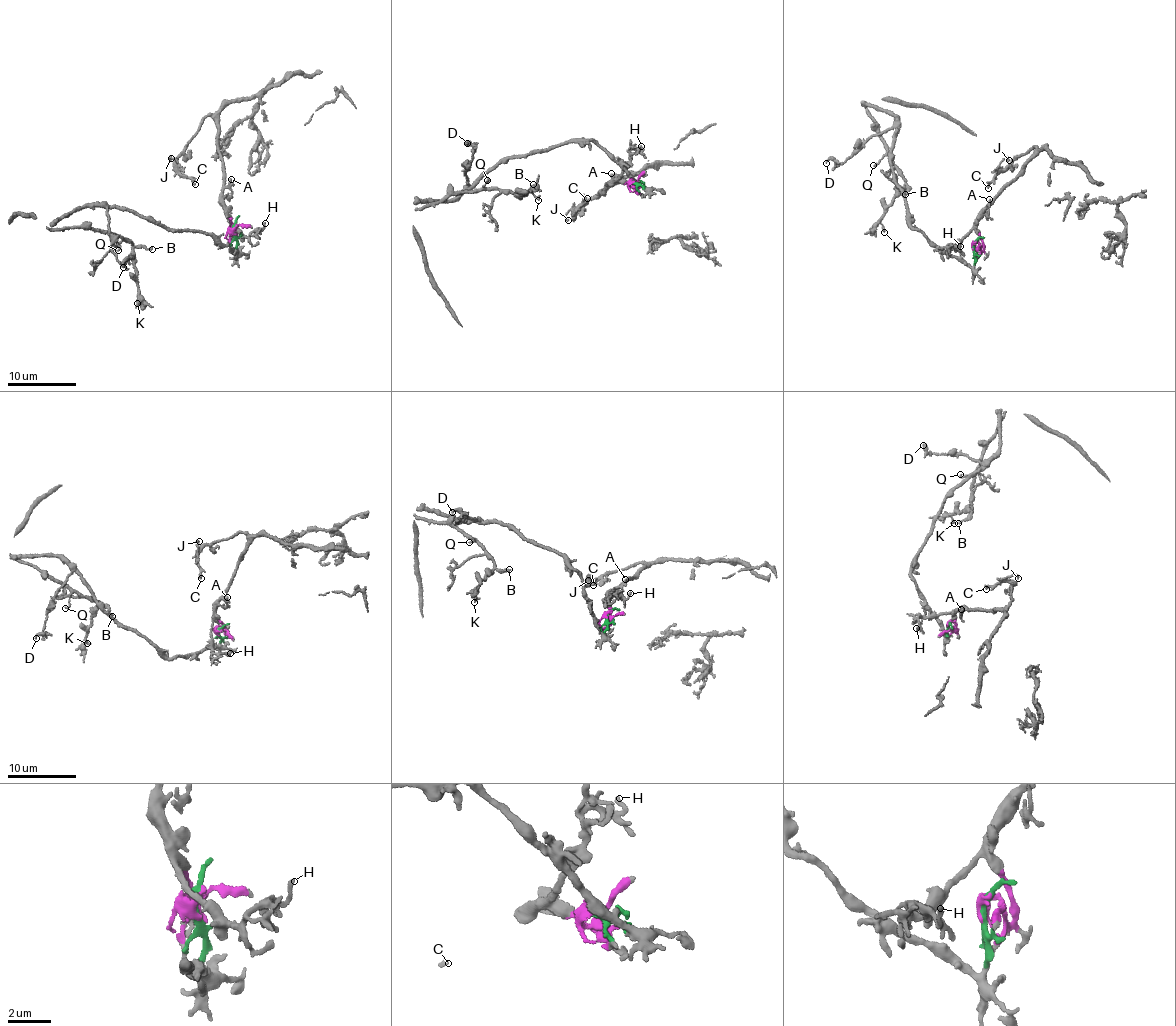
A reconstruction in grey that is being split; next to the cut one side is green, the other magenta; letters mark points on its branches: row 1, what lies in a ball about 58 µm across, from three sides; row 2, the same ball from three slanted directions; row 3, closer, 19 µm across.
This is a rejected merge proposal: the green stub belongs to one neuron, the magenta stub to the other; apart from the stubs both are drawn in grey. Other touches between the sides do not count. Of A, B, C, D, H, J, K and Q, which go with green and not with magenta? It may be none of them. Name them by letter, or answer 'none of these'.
B, D, K, Q

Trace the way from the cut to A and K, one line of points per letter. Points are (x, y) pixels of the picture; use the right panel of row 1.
A: (973, 245), (981, 242), (977, 220), (987, 208), (989, 199)
K: (973, 245), (968, 266), (912, 227), (889, 161), (896, 121), (864, 104), (904, 181), (884, 232)

